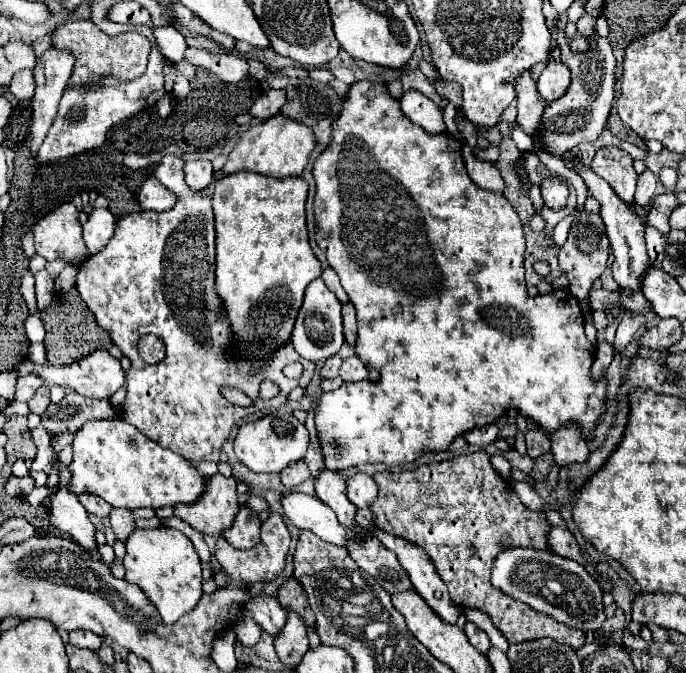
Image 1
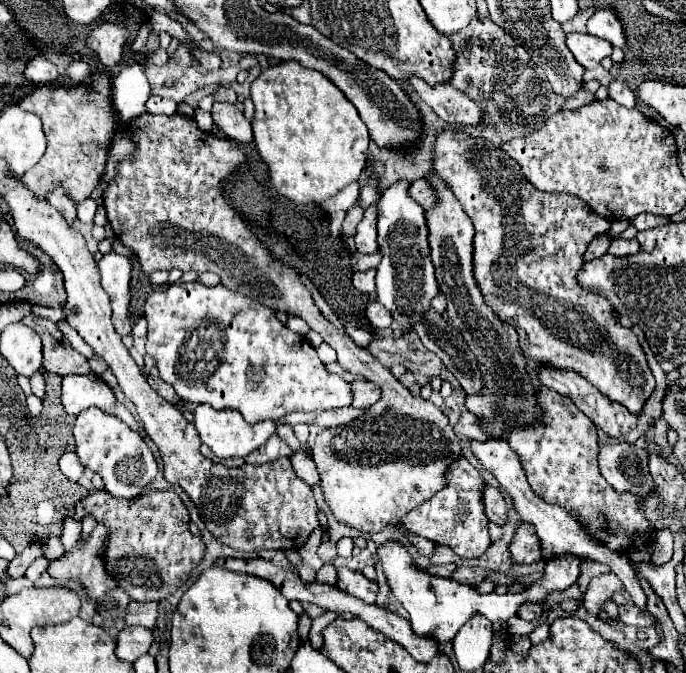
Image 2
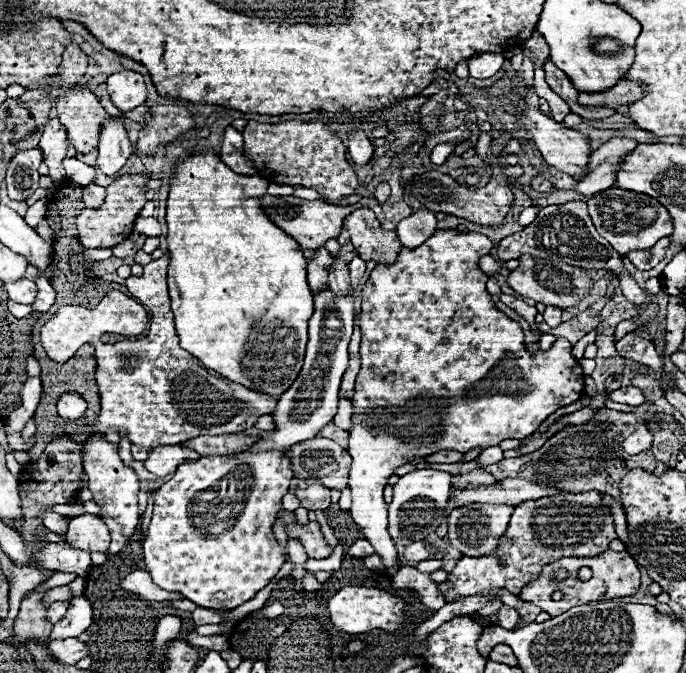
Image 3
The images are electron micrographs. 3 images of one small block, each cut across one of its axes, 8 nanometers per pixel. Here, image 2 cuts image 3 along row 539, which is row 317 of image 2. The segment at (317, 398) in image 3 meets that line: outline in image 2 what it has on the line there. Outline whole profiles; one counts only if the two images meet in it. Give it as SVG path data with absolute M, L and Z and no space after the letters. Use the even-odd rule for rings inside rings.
M174 282L168 288L148 296L144 304L144 318L148 320L146 354L156 360L160 378L168 382L186 402L208 402L216 410L240 410L244 420L250 424L280 420L296 410L318 412L350 406L352 402L350 384L326 370L316 350L304 336L298 336L280 324L274 310L252 304L248 298L224 288L222 284L206 288L198 282Z

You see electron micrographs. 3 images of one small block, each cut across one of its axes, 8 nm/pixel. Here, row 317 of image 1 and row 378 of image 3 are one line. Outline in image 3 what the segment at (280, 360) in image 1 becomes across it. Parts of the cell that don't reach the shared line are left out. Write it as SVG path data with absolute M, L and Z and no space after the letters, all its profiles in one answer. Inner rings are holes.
M164 254L144 266L142 276L128 276L126 288L146 306L150 314L150 326L142 338L130 338L116 344L96 346L96 384L100 392L102 410L91 428L106 434L108 430L126 430L124 434L136 446L174 446L196 438L198 434L236 434L252 428L262 414L270 414L276 408L278 398L258 394L238 386L220 374L208 370L180 348L180 340L174 328L174 316L170 310L166 272L170 256ZM130 354L130 362L136 362L132 370L124 370L122 356Z

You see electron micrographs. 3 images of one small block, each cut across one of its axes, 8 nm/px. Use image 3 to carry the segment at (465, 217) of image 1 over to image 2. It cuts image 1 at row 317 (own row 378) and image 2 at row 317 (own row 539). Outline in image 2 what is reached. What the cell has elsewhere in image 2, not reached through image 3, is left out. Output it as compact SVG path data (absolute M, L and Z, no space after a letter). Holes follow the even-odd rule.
M376 300L366 304L366 318L372 328L388 328L392 324L390 312L386 308L382 308L382 304L378 304Z

